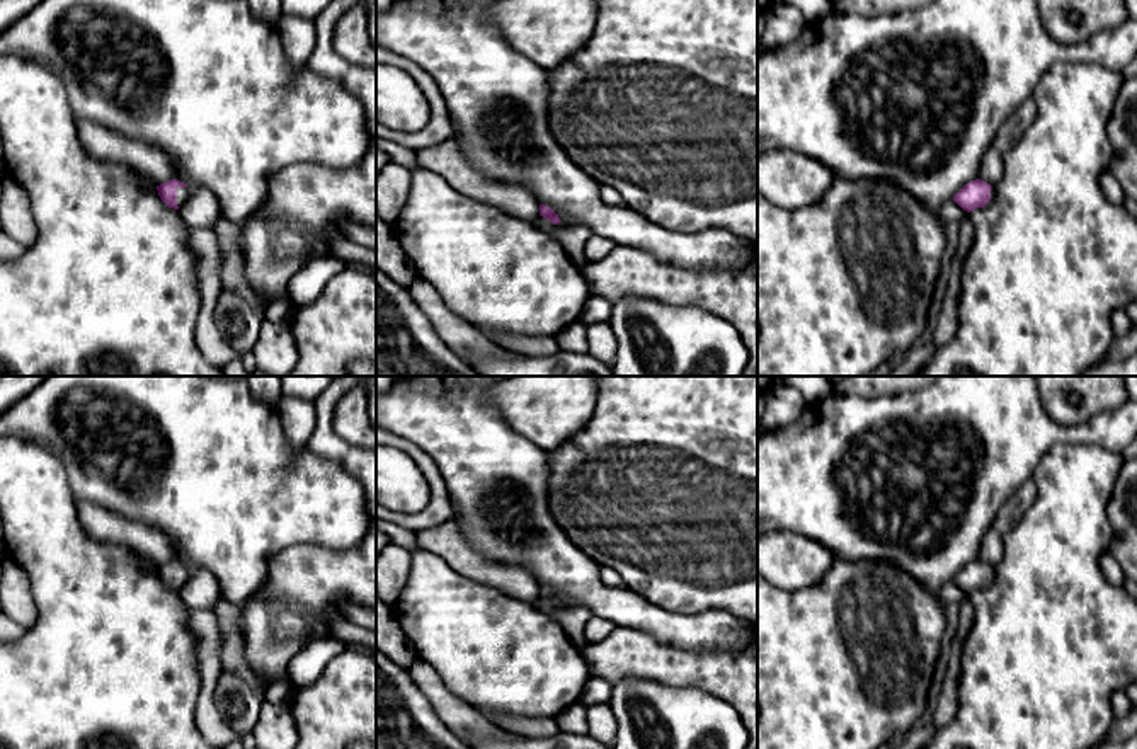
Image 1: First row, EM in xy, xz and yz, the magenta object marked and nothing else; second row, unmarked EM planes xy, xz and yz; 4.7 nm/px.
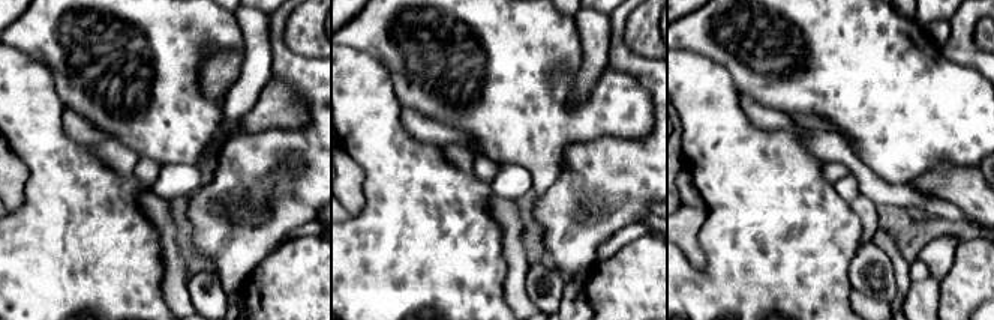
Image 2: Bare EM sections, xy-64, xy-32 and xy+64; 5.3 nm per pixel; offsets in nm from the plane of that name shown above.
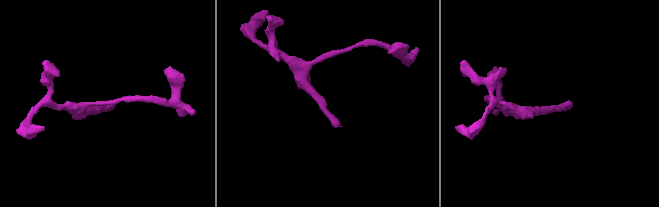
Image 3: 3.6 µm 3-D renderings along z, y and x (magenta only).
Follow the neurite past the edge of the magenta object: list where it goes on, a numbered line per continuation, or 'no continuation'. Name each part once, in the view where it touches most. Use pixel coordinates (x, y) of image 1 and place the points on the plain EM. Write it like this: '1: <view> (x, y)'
1: xy (182, 574)

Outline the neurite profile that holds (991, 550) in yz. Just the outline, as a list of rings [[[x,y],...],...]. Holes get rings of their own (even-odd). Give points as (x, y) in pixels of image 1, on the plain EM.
[[[989,528],[979,550],[979,560],[994,567],[1001,562],[1003,553],[1003,535],[997,533],[994,528]]]

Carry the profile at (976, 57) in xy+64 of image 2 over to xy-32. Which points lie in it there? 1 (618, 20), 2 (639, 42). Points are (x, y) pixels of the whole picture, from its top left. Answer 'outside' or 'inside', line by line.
1: inside
2: outside

